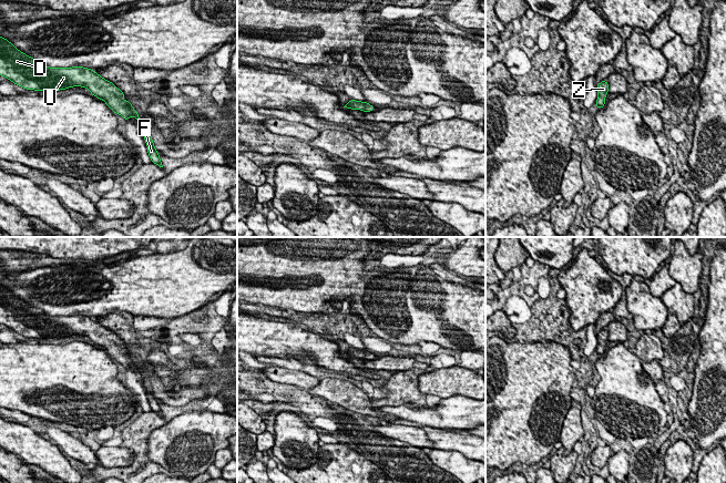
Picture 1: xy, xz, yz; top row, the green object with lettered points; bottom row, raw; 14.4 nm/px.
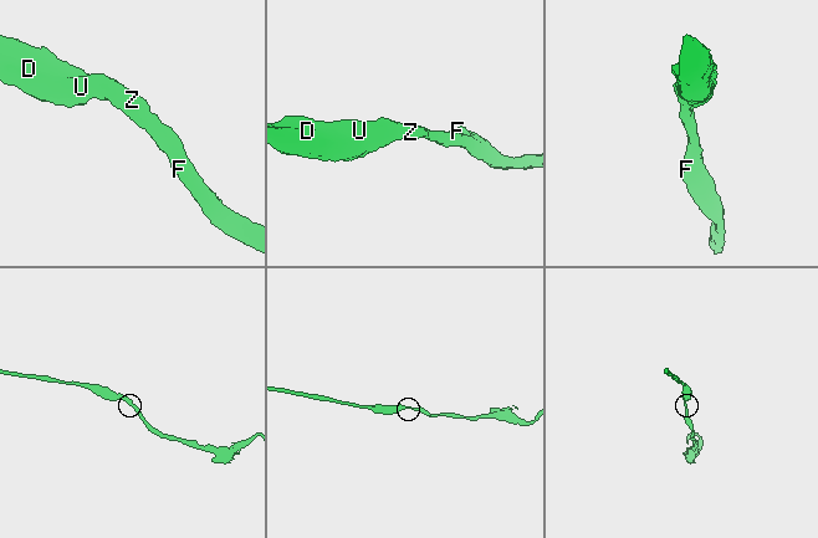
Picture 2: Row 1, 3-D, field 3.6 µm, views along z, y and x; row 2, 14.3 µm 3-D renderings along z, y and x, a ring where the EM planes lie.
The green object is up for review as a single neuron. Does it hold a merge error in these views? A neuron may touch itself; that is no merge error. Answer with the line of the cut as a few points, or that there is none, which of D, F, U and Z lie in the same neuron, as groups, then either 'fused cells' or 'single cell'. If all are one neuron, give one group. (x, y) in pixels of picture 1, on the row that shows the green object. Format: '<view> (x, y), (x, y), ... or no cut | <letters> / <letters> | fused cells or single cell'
no cut | D F U Z | single cell

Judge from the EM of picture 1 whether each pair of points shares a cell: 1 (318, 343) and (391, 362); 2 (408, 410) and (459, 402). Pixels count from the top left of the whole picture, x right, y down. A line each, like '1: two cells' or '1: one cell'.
1: two cells
2: one cell

